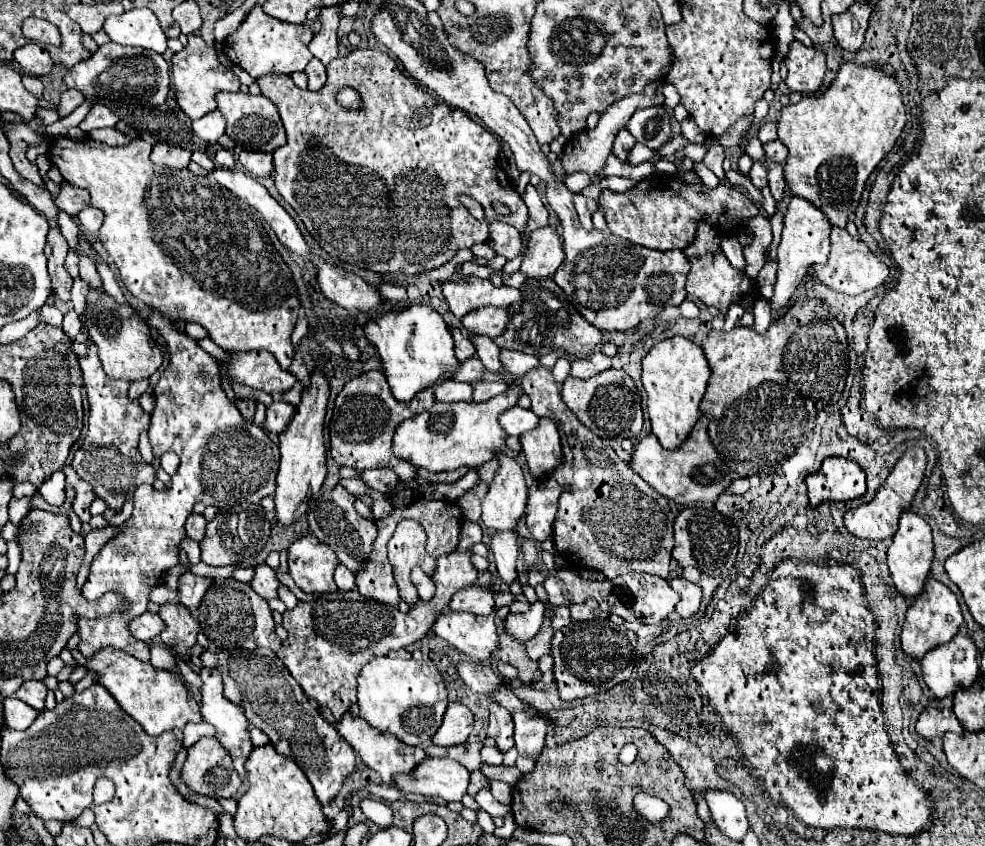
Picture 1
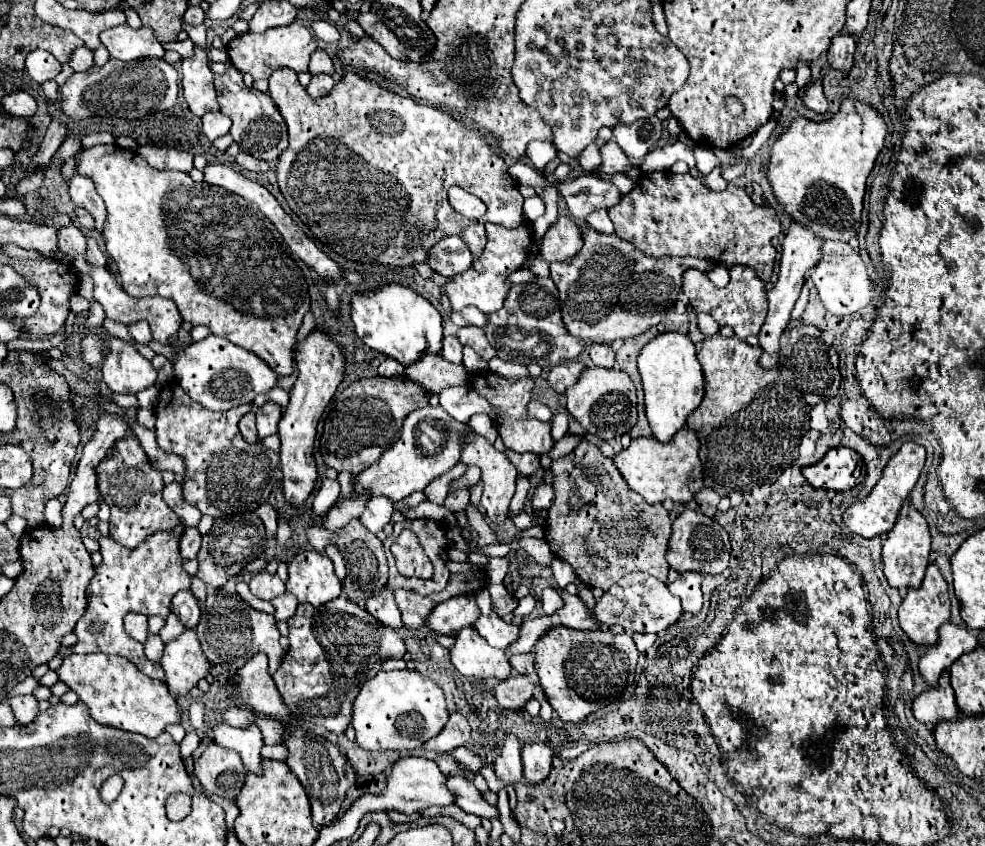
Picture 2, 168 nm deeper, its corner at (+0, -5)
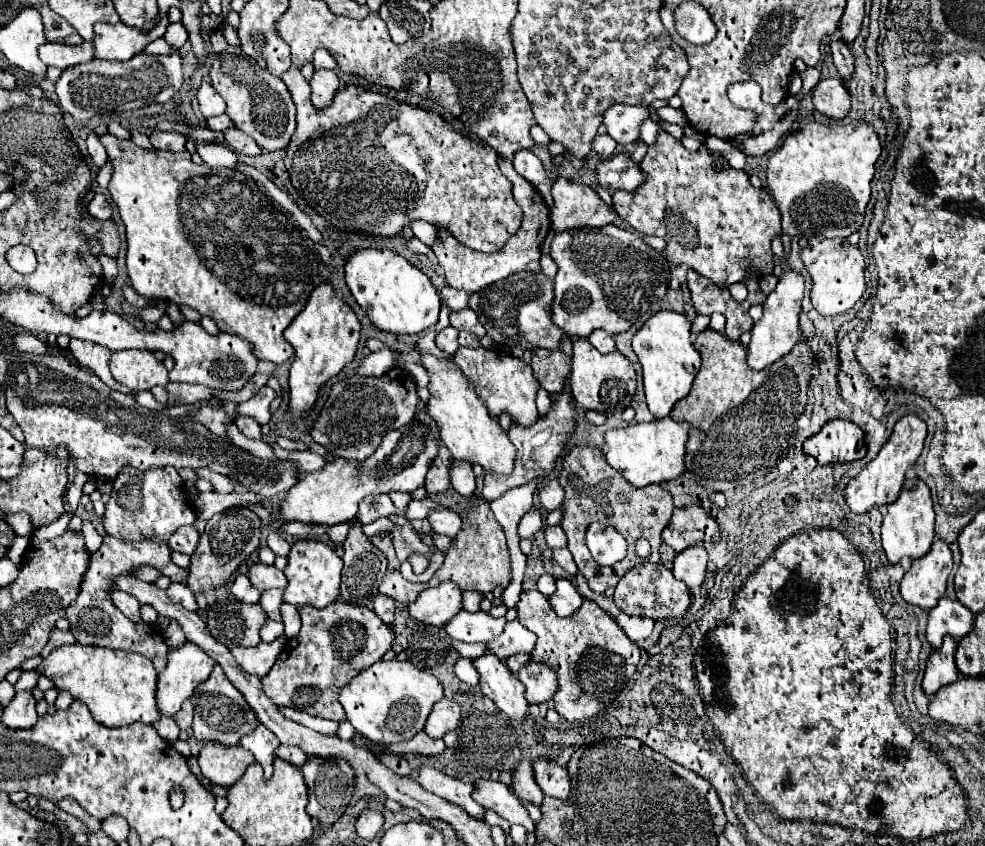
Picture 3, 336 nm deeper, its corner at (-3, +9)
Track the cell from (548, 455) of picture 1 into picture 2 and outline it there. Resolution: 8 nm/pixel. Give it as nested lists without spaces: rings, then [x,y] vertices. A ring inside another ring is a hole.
[[[489,369],[479,371],[479,373],[471,373],[471,377],[473,377],[471,379],[473,389],[481,397],[485,397],[491,403],[491,407],[497,411],[497,433],[503,439],[507,449],[521,451],[521,453],[529,451],[529,453],[535,453],[535,455],[551,451],[551,447],[553,447],[551,423],[541,423],[533,417],[527,417],[527,403],[531,401],[531,389],[535,385],[533,377],[523,377],[523,379],[513,381],[513,379],[501,377],[499,373],[493,373]]]

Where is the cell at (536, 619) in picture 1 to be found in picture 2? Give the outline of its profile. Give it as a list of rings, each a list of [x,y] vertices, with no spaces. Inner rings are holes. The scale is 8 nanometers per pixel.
[[[485,587],[481,593],[475,595],[475,601],[481,609],[481,615],[479,615],[477,623],[473,625],[473,629],[495,649],[509,647],[517,639],[519,627],[501,621],[501,617],[491,609],[490,593]]]

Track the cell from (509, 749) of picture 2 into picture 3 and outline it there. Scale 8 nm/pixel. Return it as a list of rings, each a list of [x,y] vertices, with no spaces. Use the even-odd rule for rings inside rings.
[[[520,759],[512,771],[512,787],[516,789],[516,793],[534,803],[534,805],[540,805],[542,803],[542,789],[536,785],[534,781],[534,771],[532,771],[532,763],[528,759]]]

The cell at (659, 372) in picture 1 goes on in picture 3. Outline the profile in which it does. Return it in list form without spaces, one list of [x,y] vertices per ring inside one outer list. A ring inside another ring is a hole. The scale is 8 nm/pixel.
[[[658,311],[654,313],[634,335],[632,347],[638,355],[638,361],[642,365],[644,375],[644,391],[646,391],[646,403],[648,409],[658,417],[668,417],[672,407],[684,399],[692,387],[694,375],[700,369],[700,353],[696,351],[692,343],[692,325],[686,319],[686,315],[674,313],[674,311]]]

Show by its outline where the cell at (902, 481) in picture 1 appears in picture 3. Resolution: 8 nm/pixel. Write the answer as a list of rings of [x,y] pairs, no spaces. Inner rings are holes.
[[[906,415],[902,417],[896,425],[894,431],[888,439],[888,443],[880,449],[880,453],[876,455],[876,459],[872,459],[846,487],[844,495],[846,495],[846,503],[854,513],[868,513],[872,507],[880,507],[880,505],[890,505],[898,499],[898,493],[902,489],[904,483],[904,475],[906,471],[916,463],[916,459],[922,453],[924,447],[924,439],[926,439],[926,423],[916,417],[916,415]]]

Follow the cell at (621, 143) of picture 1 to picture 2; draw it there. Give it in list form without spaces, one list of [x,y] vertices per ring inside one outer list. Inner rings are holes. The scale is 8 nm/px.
[[[609,141],[601,147],[601,165],[597,167],[597,173],[627,173],[629,177],[633,177],[635,181],[639,179],[641,171],[635,169],[629,161],[629,157],[621,151],[621,147],[615,141]]]

